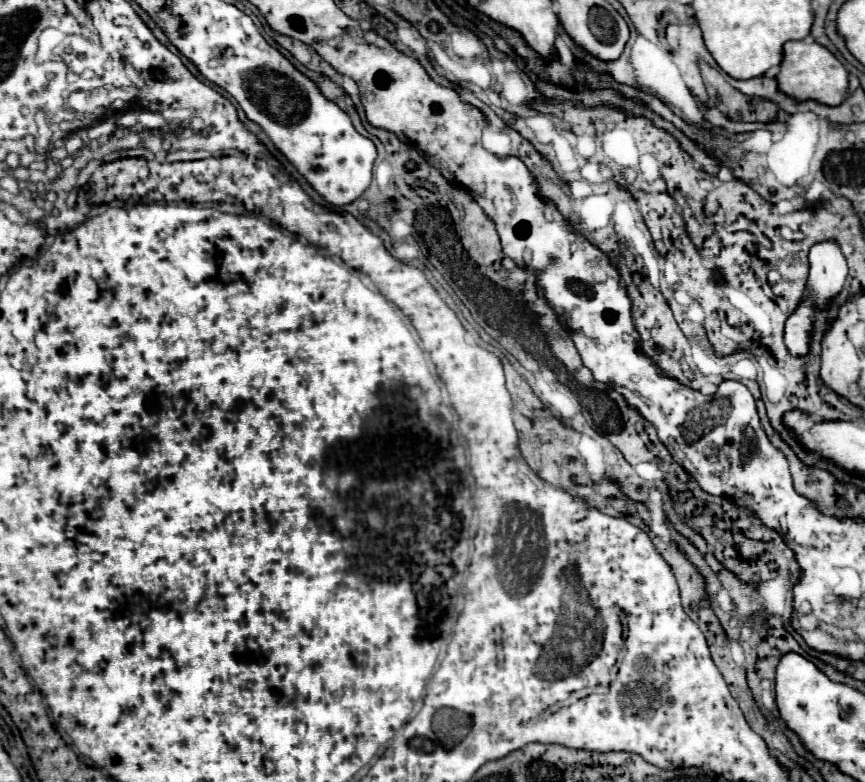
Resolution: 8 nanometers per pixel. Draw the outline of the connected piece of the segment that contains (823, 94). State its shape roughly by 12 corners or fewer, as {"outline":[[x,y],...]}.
{"outline":[[814,39],[788,41],[780,91],[840,105],[846,67]]}

